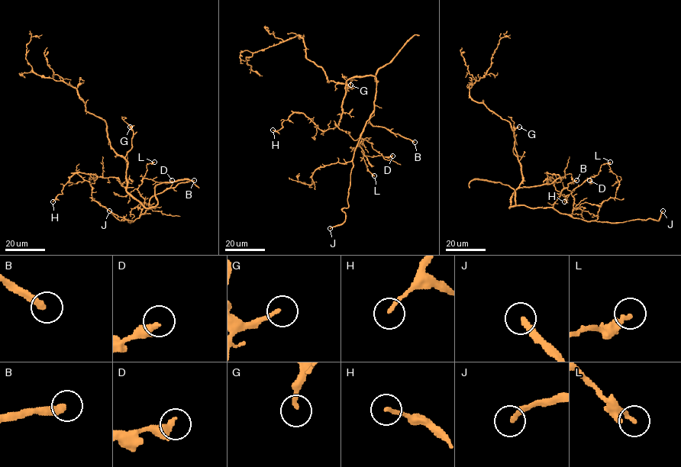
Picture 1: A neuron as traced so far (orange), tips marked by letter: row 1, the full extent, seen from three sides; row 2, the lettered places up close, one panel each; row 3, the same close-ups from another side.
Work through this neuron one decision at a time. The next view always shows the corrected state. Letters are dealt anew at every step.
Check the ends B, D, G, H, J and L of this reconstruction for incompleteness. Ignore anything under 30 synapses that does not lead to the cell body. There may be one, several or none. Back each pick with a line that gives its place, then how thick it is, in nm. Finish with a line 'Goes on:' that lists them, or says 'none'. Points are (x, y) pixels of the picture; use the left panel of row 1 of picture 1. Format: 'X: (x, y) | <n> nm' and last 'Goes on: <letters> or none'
B: (194, 180) | 340 nm
G: (130, 127) | 190 nm
J: (109, 210) | 240 nm
Goes on: B, G, J

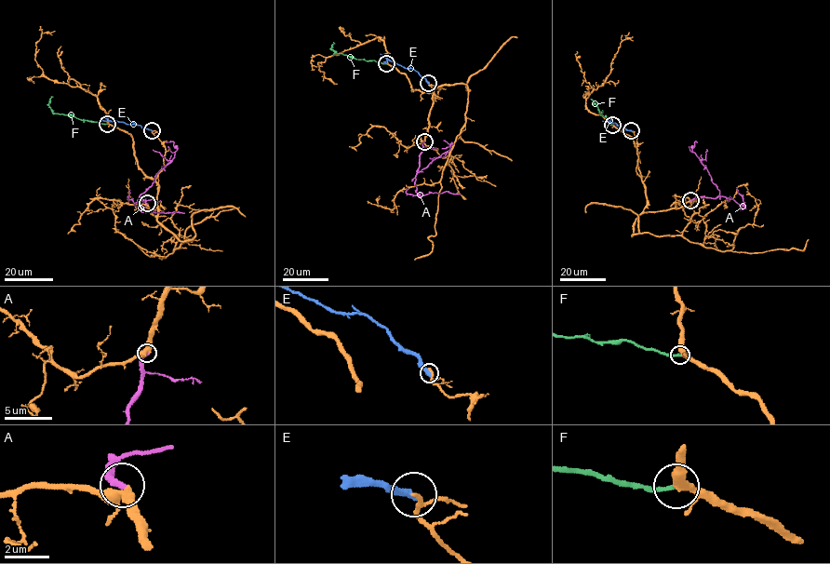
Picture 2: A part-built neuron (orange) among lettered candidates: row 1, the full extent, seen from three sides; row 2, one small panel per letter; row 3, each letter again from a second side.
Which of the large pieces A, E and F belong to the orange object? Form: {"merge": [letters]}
{"merge": ["A", "F"]}

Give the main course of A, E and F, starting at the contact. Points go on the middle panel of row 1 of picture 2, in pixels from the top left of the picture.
A: (424, 141), (418, 171), (447, 152), (452, 144), (442, 149)
E: (428, 83), (415, 70), (404, 68), (381, 54)
F: (386, 63), (337, 53), (331, 48), (333, 42)

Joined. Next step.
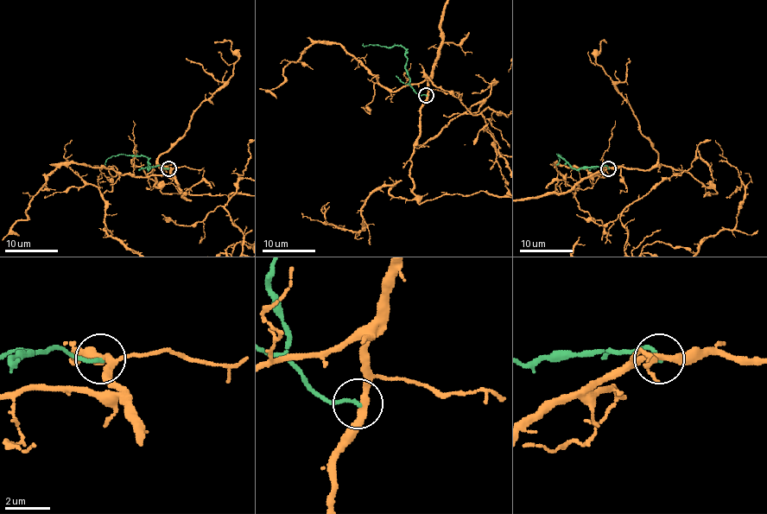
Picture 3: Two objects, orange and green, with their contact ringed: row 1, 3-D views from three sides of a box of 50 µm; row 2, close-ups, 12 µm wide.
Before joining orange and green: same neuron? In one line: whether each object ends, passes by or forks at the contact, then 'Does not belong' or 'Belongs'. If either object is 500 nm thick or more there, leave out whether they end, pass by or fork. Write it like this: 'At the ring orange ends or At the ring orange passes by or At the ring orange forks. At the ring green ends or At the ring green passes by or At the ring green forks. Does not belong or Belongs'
At the ring orange passes by. At the ring green ends. Does not belong

